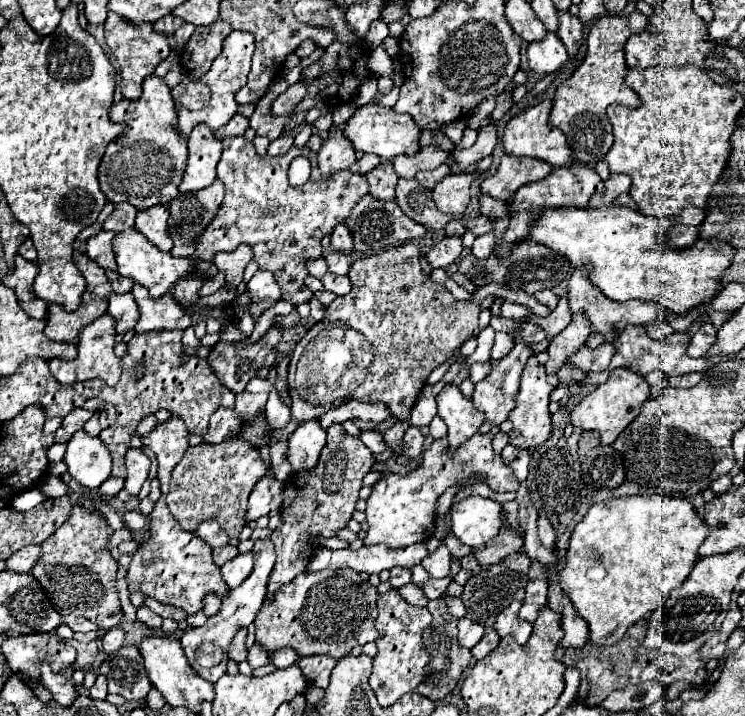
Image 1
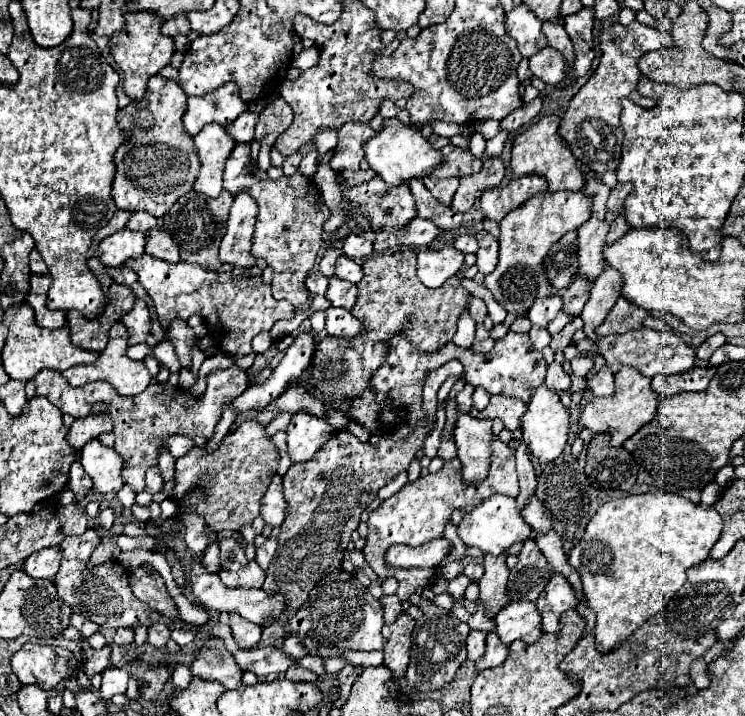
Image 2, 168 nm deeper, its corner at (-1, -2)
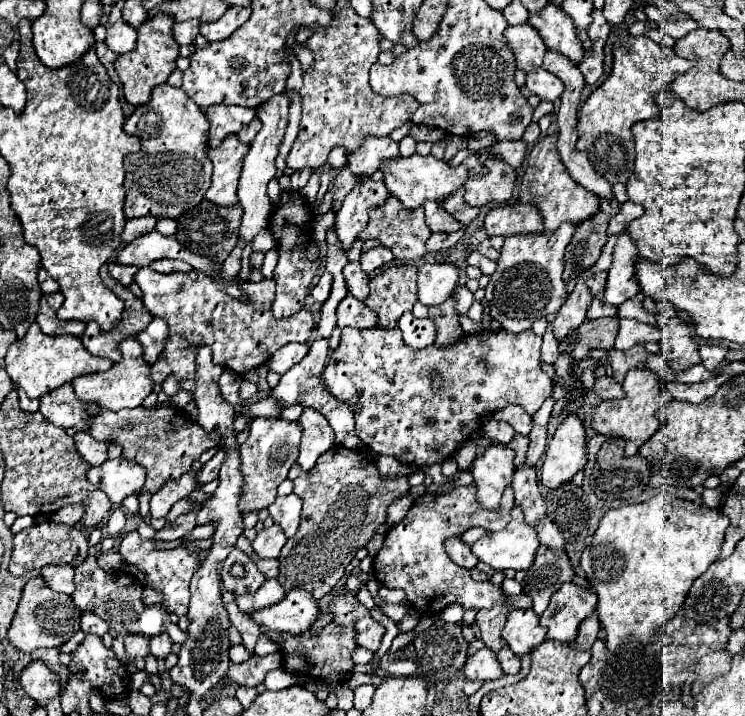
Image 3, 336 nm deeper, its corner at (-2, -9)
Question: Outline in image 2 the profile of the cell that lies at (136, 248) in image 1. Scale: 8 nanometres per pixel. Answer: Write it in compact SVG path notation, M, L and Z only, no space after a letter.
M147 254L143 258L135 258L131 262L125 262L125 266L131 268L139 276L141 286L147 290L147 294L153 300L153 308L155 308L157 320L159 320L159 324L163 326L165 332L169 330L171 320L189 320L193 314L197 314L197 316L201 316L205 320L205 326L213 332L213 338L215 338L217 348L221 352L229 354L229 356L245 356L245 354L251 354L253 352L251 340L259 332L271 330L277 320L295 316L295 308L289 302L275 300L271 296L271 284L261 282L261 276L233 276L231 272L211 272L211 270L203 270L201 266L187 264L187 262L177 262L177 264L163 262L163 260L151 258Z

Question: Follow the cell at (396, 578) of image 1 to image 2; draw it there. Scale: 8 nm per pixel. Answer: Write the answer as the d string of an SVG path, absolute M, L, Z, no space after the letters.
M493 438L493 462L491 462L491 474L475 484L467 486L461 476L461 462L457 458L445 462L445 466L437 474L421 476L413 484L405 484L395 496L385 500L381 508L373 510L369 514L367 526L367 544L363 548L363 554L369 562L369 566L381 580L396 578L398 581L397 596L401 602L409 600L411 594L415 594L417 588L429 588L435 584L437 572L435 568L396 568L385 564L385 554L389 546L393 544L407 544L407 546L421 546L433 538L443 538L445 526L451 522L453 510L461 510L463 514L471 512L475 506L479 506L483 500L487 500L493 494L505 494L505 496L517 496L519 494L519 480L515 470L515 454L509 446L499 442L499 438Z

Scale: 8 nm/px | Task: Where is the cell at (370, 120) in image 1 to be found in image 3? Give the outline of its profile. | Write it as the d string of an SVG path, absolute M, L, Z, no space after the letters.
M412 153L410 157L396 157L392 161L382 161L380 171L384 173L384 183L390 195L394 195L406 209L420 207L426 199L440 201L446 195L460 189L468 179L466 165L452 167L446 161L436 159L434 155L418 155L418 153Z

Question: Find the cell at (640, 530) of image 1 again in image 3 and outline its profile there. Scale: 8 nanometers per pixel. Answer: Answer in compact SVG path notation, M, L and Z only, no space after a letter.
M656 495L644 503L610 509L600 519L594 541L582 551L580 567L598 593L596 611L606 633L606 646L610 653L628 641L640 641L646 645L650 642L650 633L658 631L668 619L676 615L676 607L680 609L684 603L694 579L718 559L726 527L728 517L724 517L720 511L684 499L670 499L668 495Z

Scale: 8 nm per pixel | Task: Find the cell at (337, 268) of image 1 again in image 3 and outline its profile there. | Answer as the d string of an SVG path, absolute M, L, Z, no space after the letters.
M350 261L350 263L344 267L344 279L346 279L348 291L350 291L354 297L358 297L360 301L364 301L364 299L368 297L368 275L362 273L360 263Z

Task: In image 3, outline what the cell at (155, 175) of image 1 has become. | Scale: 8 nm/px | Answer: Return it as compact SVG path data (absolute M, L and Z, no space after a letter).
M168 83L156 85L152 89L152 99L136 107L126 119L124 129L134 129L132 133L138 135L142 145L140 151L124 157L126 219L146 215L176 219L204 199L212 177L212 163L206 155L208 119L182 89L174 89Z

